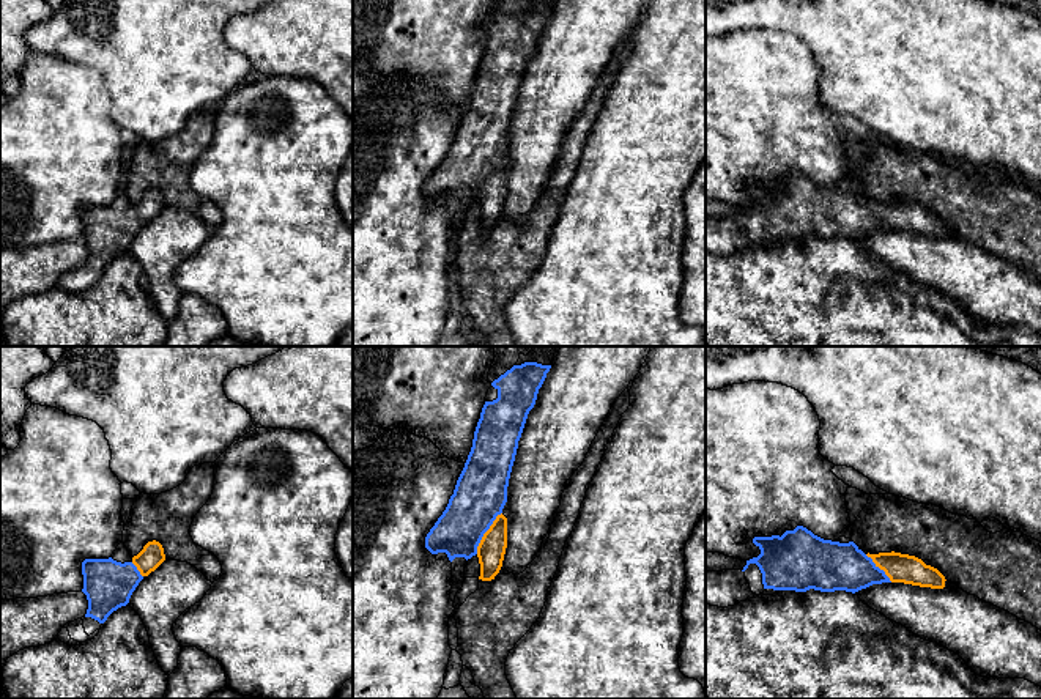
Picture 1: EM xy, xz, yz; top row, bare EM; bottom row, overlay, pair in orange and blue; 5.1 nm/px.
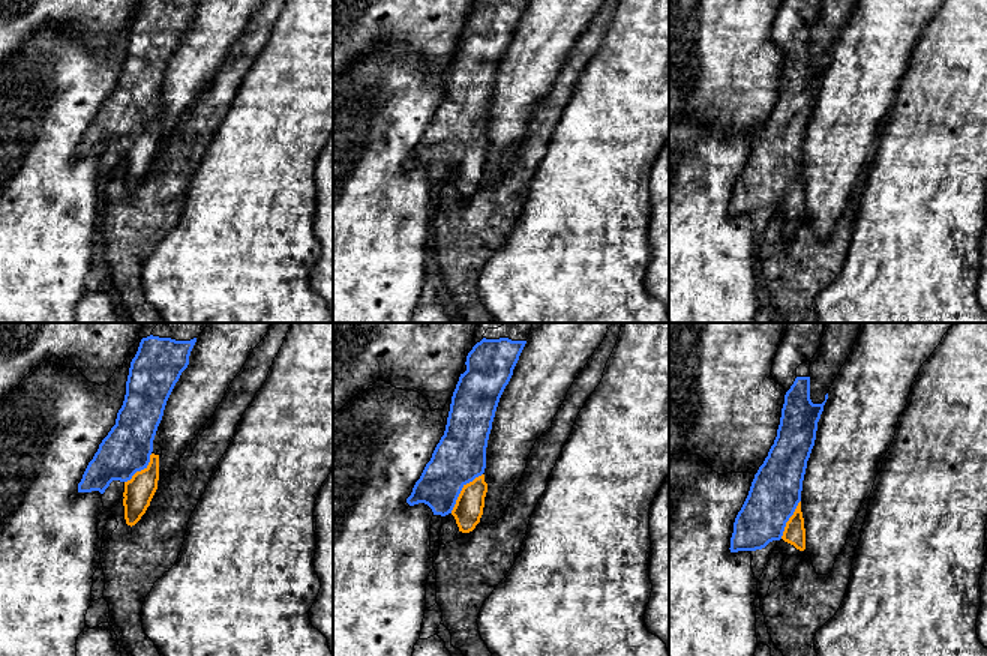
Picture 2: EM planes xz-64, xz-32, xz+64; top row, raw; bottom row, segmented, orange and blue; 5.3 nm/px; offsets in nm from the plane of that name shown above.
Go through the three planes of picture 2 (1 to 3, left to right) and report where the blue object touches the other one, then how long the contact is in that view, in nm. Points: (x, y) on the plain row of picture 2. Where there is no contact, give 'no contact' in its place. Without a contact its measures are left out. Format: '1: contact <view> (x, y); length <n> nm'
1: contact xz-64 (141, 134); length 220 nm
2: contact xz-32 (461, 155); length 280 nm
3: contact xz+64 (789, 183); length 240 nm

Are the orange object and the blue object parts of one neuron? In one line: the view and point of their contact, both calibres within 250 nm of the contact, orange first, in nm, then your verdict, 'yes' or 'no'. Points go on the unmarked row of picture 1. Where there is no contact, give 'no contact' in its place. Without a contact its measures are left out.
xz (485, 180) | 140/280 nm | yes

